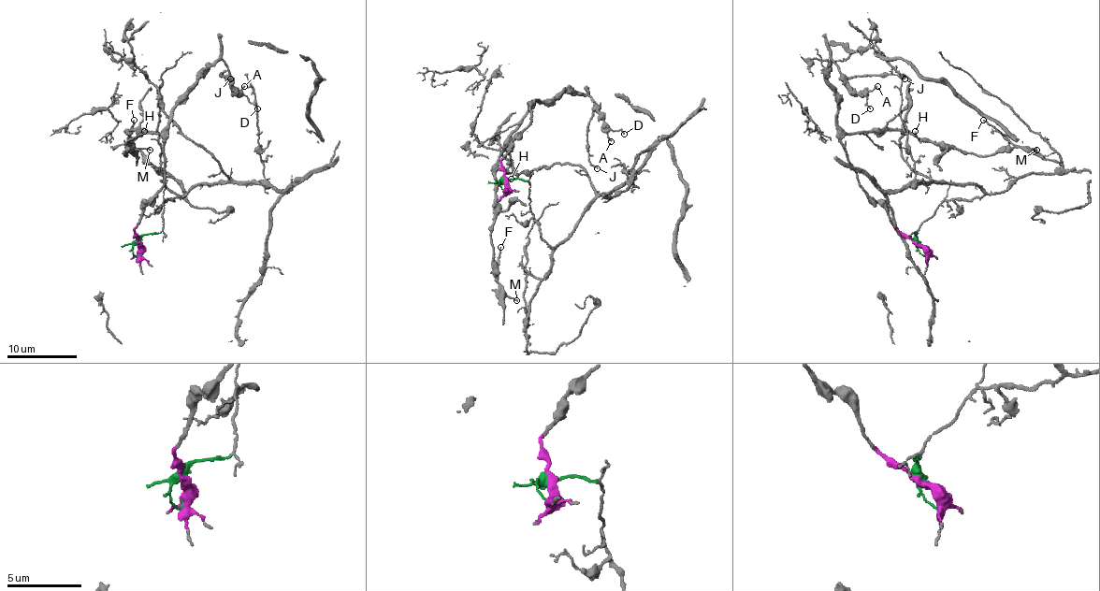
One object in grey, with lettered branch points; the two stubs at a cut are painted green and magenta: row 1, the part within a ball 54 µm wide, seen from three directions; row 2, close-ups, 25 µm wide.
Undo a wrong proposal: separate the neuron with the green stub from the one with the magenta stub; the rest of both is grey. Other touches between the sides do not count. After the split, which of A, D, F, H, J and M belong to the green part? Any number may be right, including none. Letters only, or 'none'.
none

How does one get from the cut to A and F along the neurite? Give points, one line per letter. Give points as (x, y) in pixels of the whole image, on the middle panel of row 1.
A: (504, 180), (501, 161), (530, 123), (536, 101), (554, 101), (566, 91), (588, 95), (612, 141)
F: (504, 180), (501, 161), (530, 123), (530, 105), (498, 161), (490, 229), (498, 274), (501, 246)

